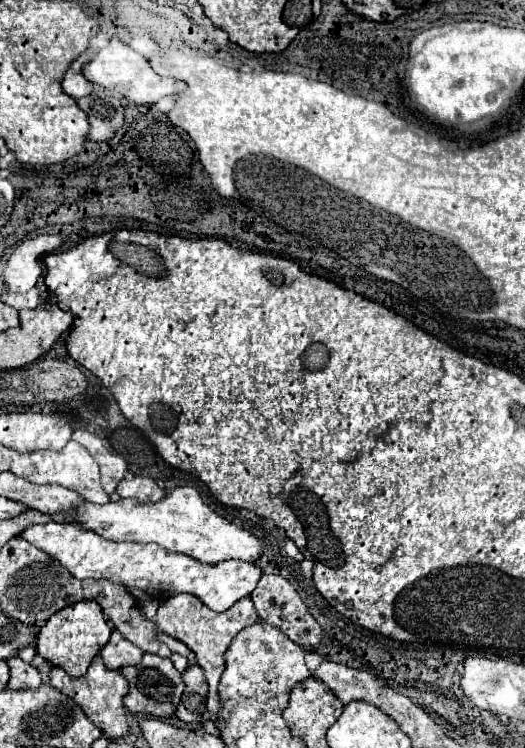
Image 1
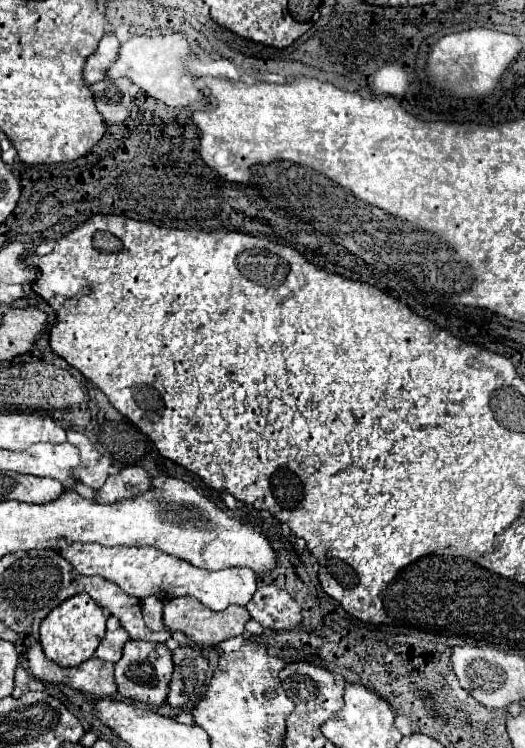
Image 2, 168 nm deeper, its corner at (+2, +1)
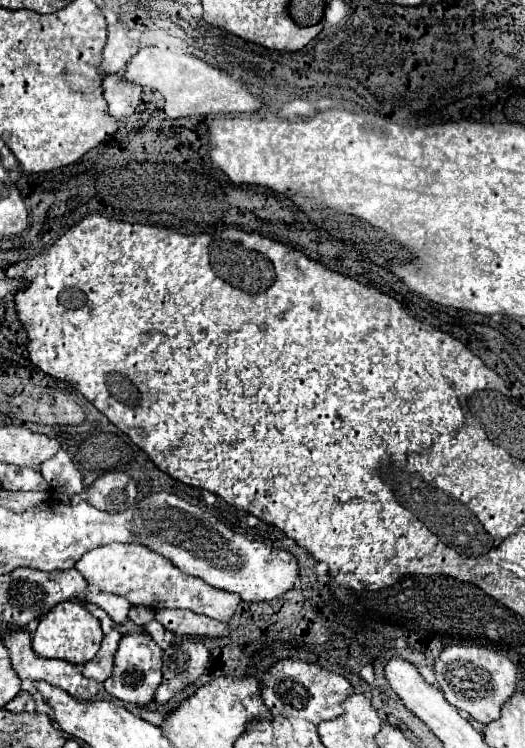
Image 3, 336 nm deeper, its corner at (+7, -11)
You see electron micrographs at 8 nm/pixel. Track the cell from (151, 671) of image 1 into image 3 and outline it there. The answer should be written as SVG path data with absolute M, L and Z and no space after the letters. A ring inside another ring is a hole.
M129 632L123 634L119 642L119 650L115 654L115 668L111 678L105 680L105 690L119 698L125 704L135 706L147 706L153 702L153 694L157 686L161 684L161 648L153 642L153 638L147 632Z

